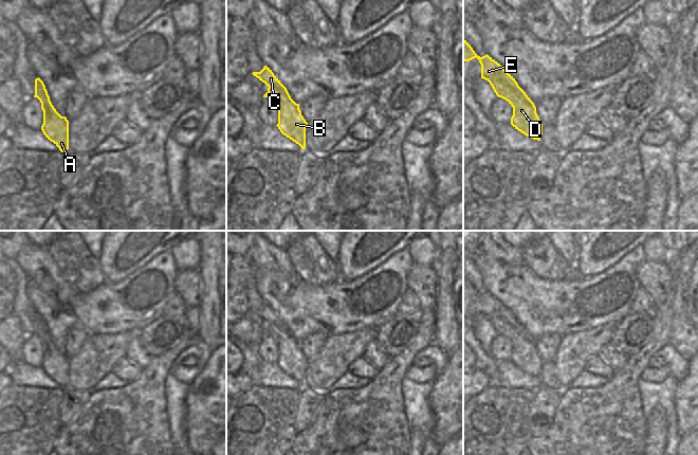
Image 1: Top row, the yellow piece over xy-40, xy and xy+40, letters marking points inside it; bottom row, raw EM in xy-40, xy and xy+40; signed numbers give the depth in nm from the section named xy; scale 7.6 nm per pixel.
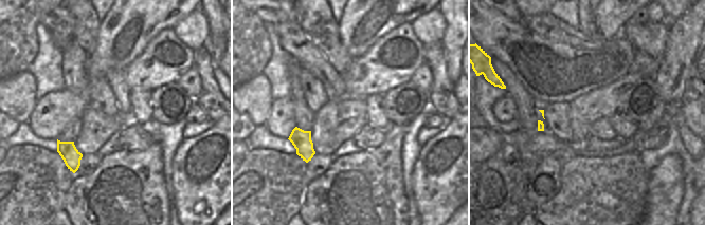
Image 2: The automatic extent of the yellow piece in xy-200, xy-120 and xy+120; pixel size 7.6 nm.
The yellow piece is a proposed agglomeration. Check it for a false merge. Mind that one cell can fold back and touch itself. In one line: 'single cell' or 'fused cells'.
fused cells

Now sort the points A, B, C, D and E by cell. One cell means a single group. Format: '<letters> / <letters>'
A B D / C E

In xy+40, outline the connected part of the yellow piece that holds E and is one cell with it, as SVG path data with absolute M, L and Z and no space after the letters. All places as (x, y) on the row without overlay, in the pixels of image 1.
M463 276L463 298L470 298L477 295L481 302L481 315L485 317L501 317L506 320L514 329L515 333L519 334L519 323L515 315L497 298L488 291L478 293L471 281Z

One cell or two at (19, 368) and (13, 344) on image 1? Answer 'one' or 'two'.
two

